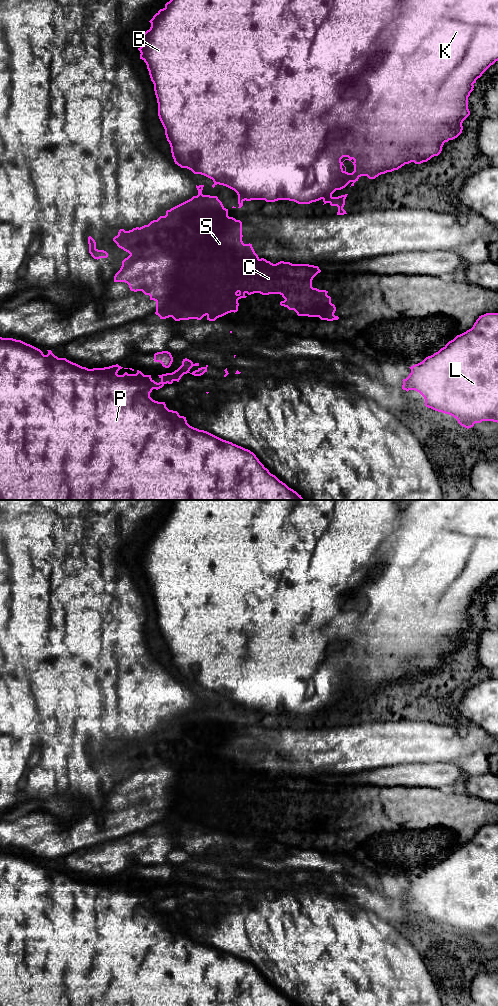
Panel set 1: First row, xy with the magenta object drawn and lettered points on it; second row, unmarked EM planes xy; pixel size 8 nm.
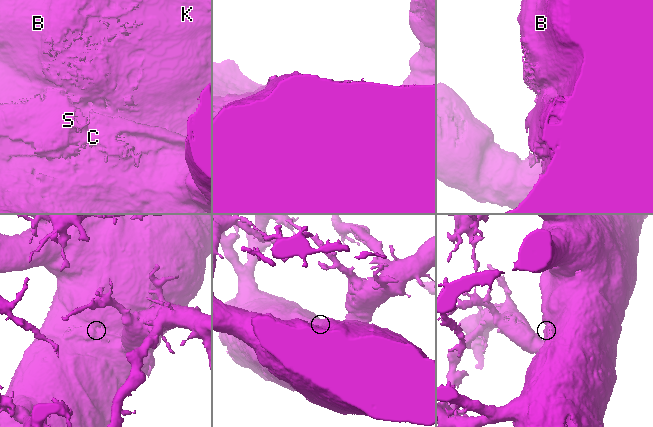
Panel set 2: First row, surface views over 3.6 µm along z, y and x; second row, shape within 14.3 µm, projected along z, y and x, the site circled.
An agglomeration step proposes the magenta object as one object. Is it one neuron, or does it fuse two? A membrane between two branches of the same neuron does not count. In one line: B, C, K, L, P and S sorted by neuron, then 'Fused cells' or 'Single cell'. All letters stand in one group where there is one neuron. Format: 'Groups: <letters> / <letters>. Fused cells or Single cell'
Groups: B K L P S / C. Fused cells

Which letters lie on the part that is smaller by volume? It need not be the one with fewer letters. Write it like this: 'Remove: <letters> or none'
Remove: C

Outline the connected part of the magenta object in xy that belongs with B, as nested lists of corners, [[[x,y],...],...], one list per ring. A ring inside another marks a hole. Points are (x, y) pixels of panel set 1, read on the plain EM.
[[[172,500],[172,503],[173,503],[173,505],[172,505],[172,510],[171,510],[171,512],[170,512],[170,513],[169,513],[169,514],[167,514],[167,515],[166,515],[166,516],[165,516],[165,519],[164,519],[164,520],[163,520],[163,521],[160,521],[160,522],[159,522],[159,523],[158,523],[158,524],[157,524],[157,525],[156,525],[156,526],[155,526],[155,527],[154,527],[154,528],[153,528],[153,530],[152,530],[152,531],[151,531],[151,532],[150,532],[150,533],[149,533],[149,534],[150,534],[150,535],[151,535],[151,539],[150,539],[150,541],[149,541],[149,542],[147,542],[147,543],[146,543],[146,544],[145,544],[145,545],[144,545],[144,546],[143,546],[143,547],[139,547],[139,548],[137,548],[137,549],[138,549],[138,550],[140,550],[140,551],[141,551],[141,552],[142,552],[142,558],[141,558],[141,559],[140,559],[140,560],[138,560],[138,562],[139,562],[139,563],[140,563],[140,565],[141,565],[141,566],[140,566],[140,571],[142,571],[142,572],[143,572],[143,573],[144,573],[144,574],[145,574],[145,575],[146,575],[146,577],[147,577],[147,581],[148,581],[148,583],[149,583],[149,587],[150,587],[150,590],[151,590],[151,593],[152,593],[152,594],[153,594],[153,596],[154,596],[154,603],[155,603],[155,607],[156,607],[156,610],[157,610],[157,615],[158,615],[158,628],[159,628],[159,631],[160,631],[160,633],[161,633],[161,635],[162,635],[162,637],[163,637],[163,639],[164,639],[164,641],[165,641],[165,647],[166,647],[166,650],[167,650],[167,653],[168,653],[168,654],[169,654],[169,656],[170,656],[170,659],[171,659],[171,665],[172,665],[172,669],[173,669],[173,671],[174,671],[174,674],[175,674],[175,676],[177,676],[177,677],[178,677],[178,678],[180,678],[180,679],[181,679],[181,680],[187,680],[187,681],[189,681],[189,682],[191,682],[191,683],[192,683],[192,684],[193,684],[193,685],[194,685],[194,686],[201,686],[201,687],[204,687],[204,688],[206,688],[206,689],[208,689],[208,690],[210,690],[210,691],[212,691],[212,692],[213,692],[213,694],[214,694],[214,696],[213,696],[213,697],[212,697],[212,699],[213,699],[213,700],[214,700],[214,699],[215,699],[215,698],[216,698],[216,697],[217,697],[217,696],[219,696],[219,697],[223,697],[223,698],[226,698],[226,699],[228,699],[228,700],[230,700],[230,701],[232,701],[232,702],[234,702],[234,703],[235,703],[235,704],[236,704],[236,705],[237,705],[237,707],[238,707],[238,716],[239,716],[239,719],[238,719],[238,720],[241,720],[241,719],[242,719],[242,718],[243,718],[243,714],[244,714],[244,713],[245,713],[245,712],[246,712],[246,713],[251,713],[251,712],[265,712],[265,713],[266,713],[266,714],[275,714],[275,713],[278,713],[278,712],[289,712],[289,713],[294,713],[294,714],[296,714],[296,715],[298,715],[298,716],[310,716],[310,715],[312,715],[312,714],[316,714],[316,713],[319,713],[319,712],[321,712],[321,711],[322,711],[322,712],[323,712],[323,714],[324,714],[324,716],[326,716],[326,715],[329,715],[329,716],[330,716],[330,717],[331,717],[331,718],[337,718],[337,719],[338,719],[338,724],[337,724],[337,727],[344,727],[344,726],[347,726],[347,725],[346,725],[346,723],[345,723],[345,722],[344,722],[344,721],[343,721],[343,719],[344,719],[344,717],[345,717],[345,711],[346,711],[346,709],[347,709],[347,707],[348,707],[348,706],[345,706],[345,707],[341,707],[341,708],[338,708],[338,709],[333,709],[333,708],[332,708],[332,706],[333,706],[333,705],[334,705],[334,704],[335,704],[335,703],[336,703],[336,702],[341,702],[341,701],[343,701],[343,700],[345,700],[345,699],[346,699],[346,698],[347,698],[347,697],[348,697],[348,696],[349,696],[349,695],[350,695],[350,694],[351,694],[351,695],[352,695],[352,696],[351,696],[351,698],[354,698],[354,695],[355,695],[355,694],[356,694],[356,693],[358,693],[358,691],[359,691],[359,690],[360,690],[360,689],[361,689],[361,688],[367,688],[367,689],[368,689],[368,690],[369,690],[369,691],[375,691],[375,690],[376,690],[376,689],[378,689],[378,688],[379,688],[379,687],[381,687],[381,686],[385,686],[385,685],[387,685],[387,684],[392,684],[392,683],[394,683],[394,682],[398,682],[398,681],[399,681],[399,680],[401,680],[401,679],[402,679],[402,678],[404,678],[404,677],[405,677],[405,676],[409,676],[409,675],[411,675],[411,674],[414,674],[414,675],[415,675],[415,676],[421,676],[421,675],[423,675],[423,674],[427,674],[427,673],[428,673],[428,672],[430,672],[430,671],[431,671],[431,670],[432,670],[432,669],[434,669],[434,668],[438,668],[438,667],[439,667],[439,666],[440,666],[440,665],[441,665],[441,663],[442,663],[442,659],[443,659],[443,657],[444,657],[444,655],[445,655],[445,654],[448,654],[448,653],[449,653],[449,652],[453,652],[453,651],[455,651],[455,650],[457,650],[457,649],[458,649],[458,648],[459,648],[459,647],[460,647],[460,646],[461,646],[461,645],[462,645],[462,642],[463,642],[463,638],[462,638],[462,635],[463,635],[463,633],[464,633],[464,632],[465,632],[465,631],[466,631],[466,630],[467,630],[467,629],[468,629],[468,628],[469,628],[469,627],[470,627],[470,623],[469,623],[469,621],[468,621],[468,609],[469,609],[469,608],[470,608],[470,605],[471,605],[471,604],[472,604],[472,603],[473,603],[473,602],[474,602],[474,601],[473,601],[473,600],[474,600],[474,597],[473,597],[473,596],[474,596],[474,595],[476,595],[476,592],[477,592],[477,591],[478,591],[478,590],[480,590],[480,589],[481,589],[481,588],[482,588],[482,586],[483,586],[483,585],[484,585],[484,584],[485,584],[485,583],[486,583],[486,582],[487,582],[487,581],[488,581],[488,580],[489,580],[489,579],[490,579],[490,578],[491,578],[491,577],[493,577],[493,576],[494,576],[494,575],[495,575],[495,574],[496,574],[496,573],[498,573],[498,500]],[[345,672],[349,672],[349,673],[351,673],[351,674],[352,674],[352,675],[353,675],[353,677],[354,677],[354,683],[353,683],[353,684],[352,684],[352,685],[348,685],[348,684],[347,684],[347,683],[346,683],[346,679],[345,679],[345,678],[344,678],[344,676],[343,676],[343,674],[344,674],[344,673],[345,673]]]

